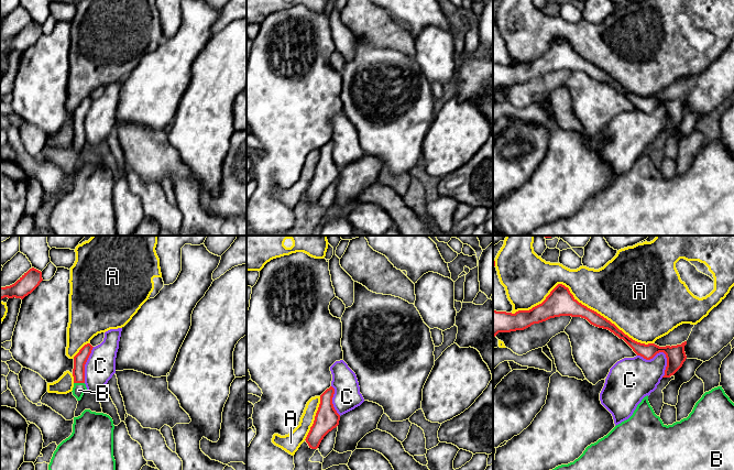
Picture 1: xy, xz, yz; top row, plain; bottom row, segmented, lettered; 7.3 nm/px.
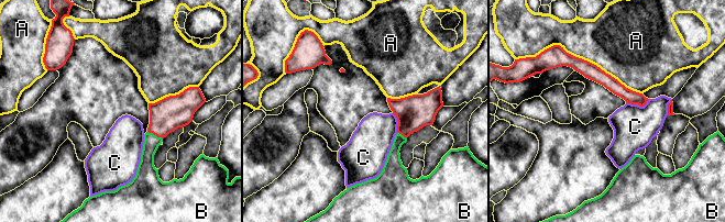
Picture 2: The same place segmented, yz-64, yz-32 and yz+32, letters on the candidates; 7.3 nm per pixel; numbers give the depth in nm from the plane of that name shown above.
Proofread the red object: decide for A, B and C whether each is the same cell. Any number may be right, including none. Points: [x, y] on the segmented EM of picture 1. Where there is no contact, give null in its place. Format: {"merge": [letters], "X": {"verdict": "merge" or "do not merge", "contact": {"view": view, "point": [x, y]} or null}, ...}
{"merge": ["B"], "A": {"verdict": "do not merge", "contact": {"view": "yz", "point": [580, 303]}}, "B": {"verdict": "merge", "contact": {"view": "xy", "point": [79, 382]}}, "C": {"verdict": "do not merge", "contact": {"view": "yz", "point": [661, 351]}}}

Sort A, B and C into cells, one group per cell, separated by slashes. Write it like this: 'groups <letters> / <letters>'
groups A / B / C

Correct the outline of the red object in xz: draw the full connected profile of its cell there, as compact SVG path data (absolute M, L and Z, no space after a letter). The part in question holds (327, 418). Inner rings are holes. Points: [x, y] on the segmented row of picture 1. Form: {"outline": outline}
{"outline": "M330 386L320 395L320 404L315 420L306 437L309 448L317 449L324 437L339 425L340 415L333 407L335 389Z"}

